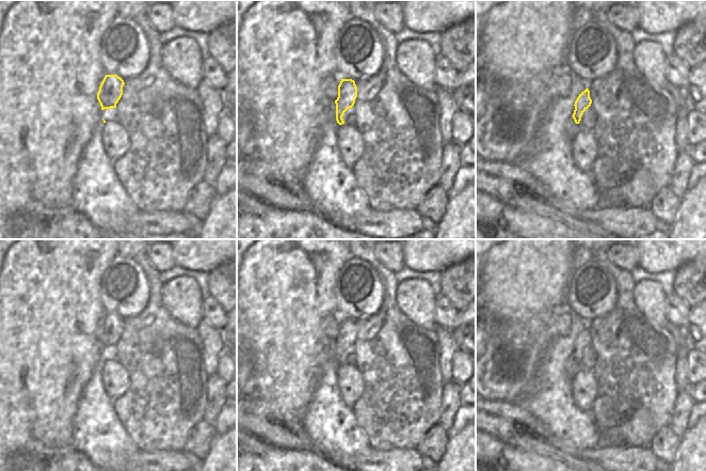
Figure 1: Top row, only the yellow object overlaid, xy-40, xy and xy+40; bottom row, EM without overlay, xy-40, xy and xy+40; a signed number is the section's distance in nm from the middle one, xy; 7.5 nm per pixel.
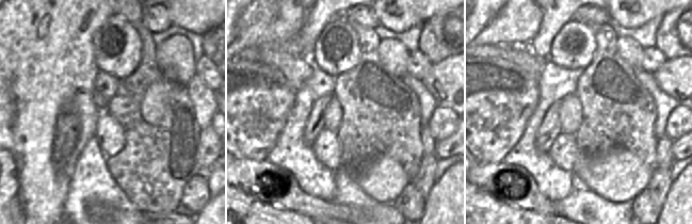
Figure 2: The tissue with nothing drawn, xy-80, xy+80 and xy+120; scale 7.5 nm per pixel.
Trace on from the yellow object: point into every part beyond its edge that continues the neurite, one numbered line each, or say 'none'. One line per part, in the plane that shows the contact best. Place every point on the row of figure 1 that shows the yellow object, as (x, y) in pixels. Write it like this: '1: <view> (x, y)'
1: xy+40 (572, 127)

